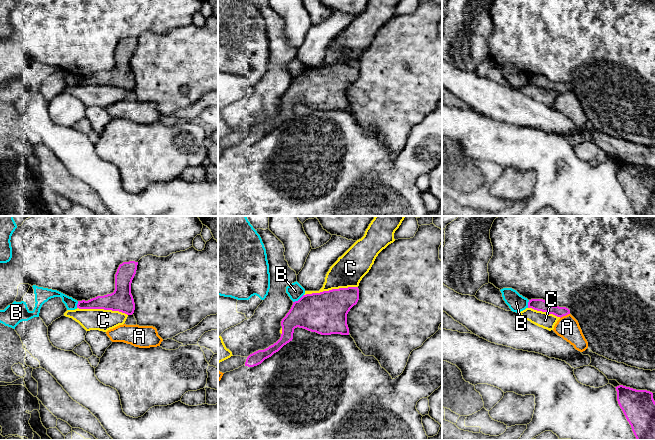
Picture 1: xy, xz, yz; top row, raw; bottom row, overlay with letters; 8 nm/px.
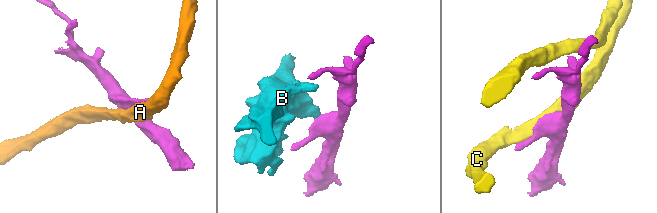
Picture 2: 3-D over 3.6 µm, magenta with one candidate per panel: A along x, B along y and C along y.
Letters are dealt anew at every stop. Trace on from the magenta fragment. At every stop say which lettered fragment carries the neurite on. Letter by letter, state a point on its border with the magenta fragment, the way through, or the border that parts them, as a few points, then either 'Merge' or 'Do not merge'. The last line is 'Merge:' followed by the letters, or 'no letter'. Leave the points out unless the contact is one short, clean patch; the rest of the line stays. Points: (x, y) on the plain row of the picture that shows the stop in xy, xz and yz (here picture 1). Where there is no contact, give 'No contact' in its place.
A: Touches magenta at yz (564, 91). Do not merge
B: Touches magenta at xz (299, 75). Boundary: xz (303, 70), (293, 78). Do not merge
C: Touches magenta at xz (330, 66). Do not merge
Merge: no letter

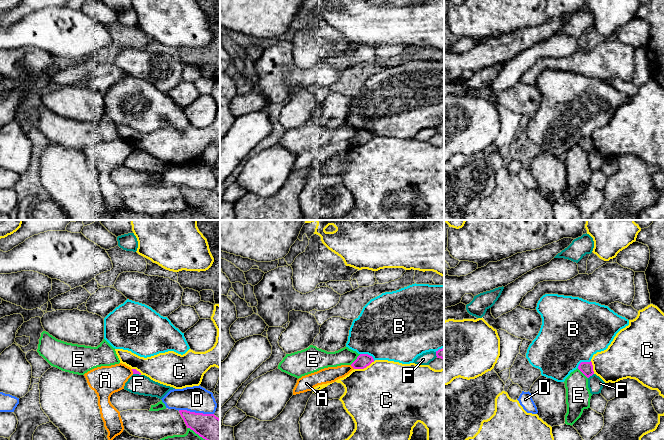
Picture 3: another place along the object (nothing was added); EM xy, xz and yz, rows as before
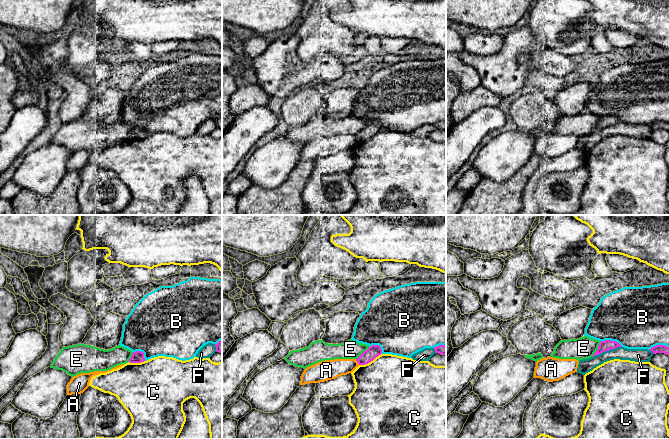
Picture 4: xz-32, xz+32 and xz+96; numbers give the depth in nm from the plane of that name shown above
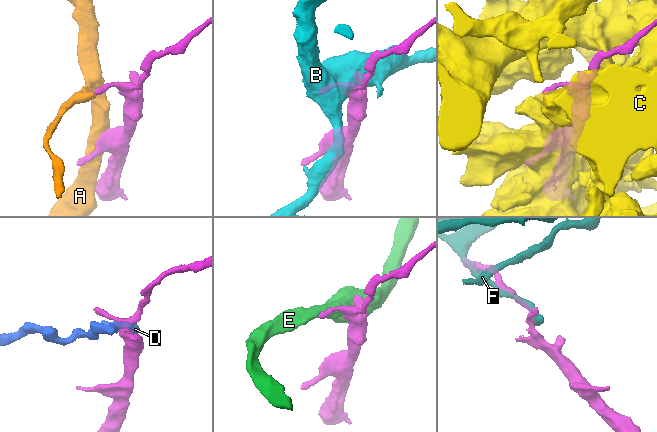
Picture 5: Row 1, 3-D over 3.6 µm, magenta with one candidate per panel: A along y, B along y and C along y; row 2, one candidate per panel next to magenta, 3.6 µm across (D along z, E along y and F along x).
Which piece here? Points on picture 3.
A: Touches magenta at xz (352, 142). Boundary: xz (350, 141), (354, 144). Do not merge
B: Touches magenta at xz (368, 131). Do not merge
C: Touches magenta at xz (364, 143). Do not merge
D: Touches magenta at xy (196, 189). Boundary: xy (178, 186), (213, 190). Do not merge
E: Touches magenta at xz (356, 135). Do not merge
F: Touches magenta at yz (590, 151). Do not merge
Merge: no letter

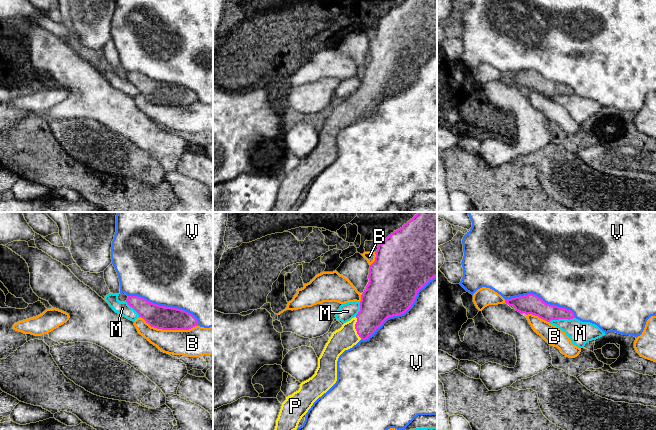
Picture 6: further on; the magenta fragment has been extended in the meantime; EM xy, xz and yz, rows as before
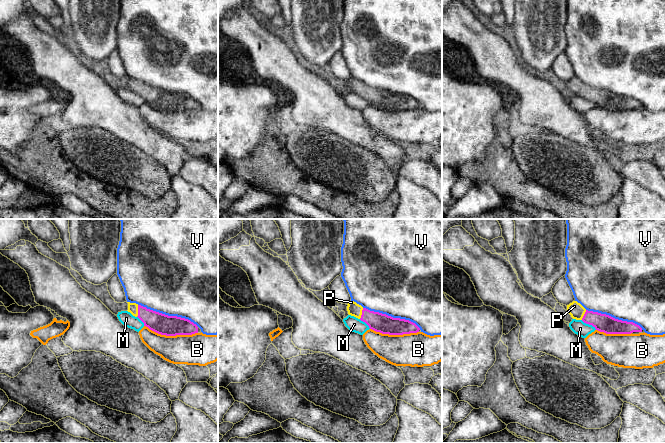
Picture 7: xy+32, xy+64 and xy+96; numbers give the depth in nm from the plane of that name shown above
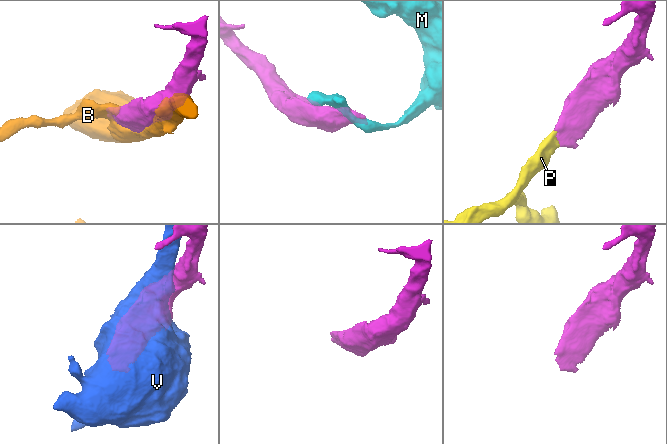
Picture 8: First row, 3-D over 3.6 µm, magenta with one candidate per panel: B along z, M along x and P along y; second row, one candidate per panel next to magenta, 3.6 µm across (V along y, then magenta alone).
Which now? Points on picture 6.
B: Touches magenta at xy (168, 105). Do not merge
M: Touches magenta at yz (561, 94). Do not merge
P: Touches magenta at xz (355, 104). Path across: xz (376, 81), (355, 104), (346, 113). Merge
V: Touches magenta at xz (402, 89). Do not merge
Merge: P

